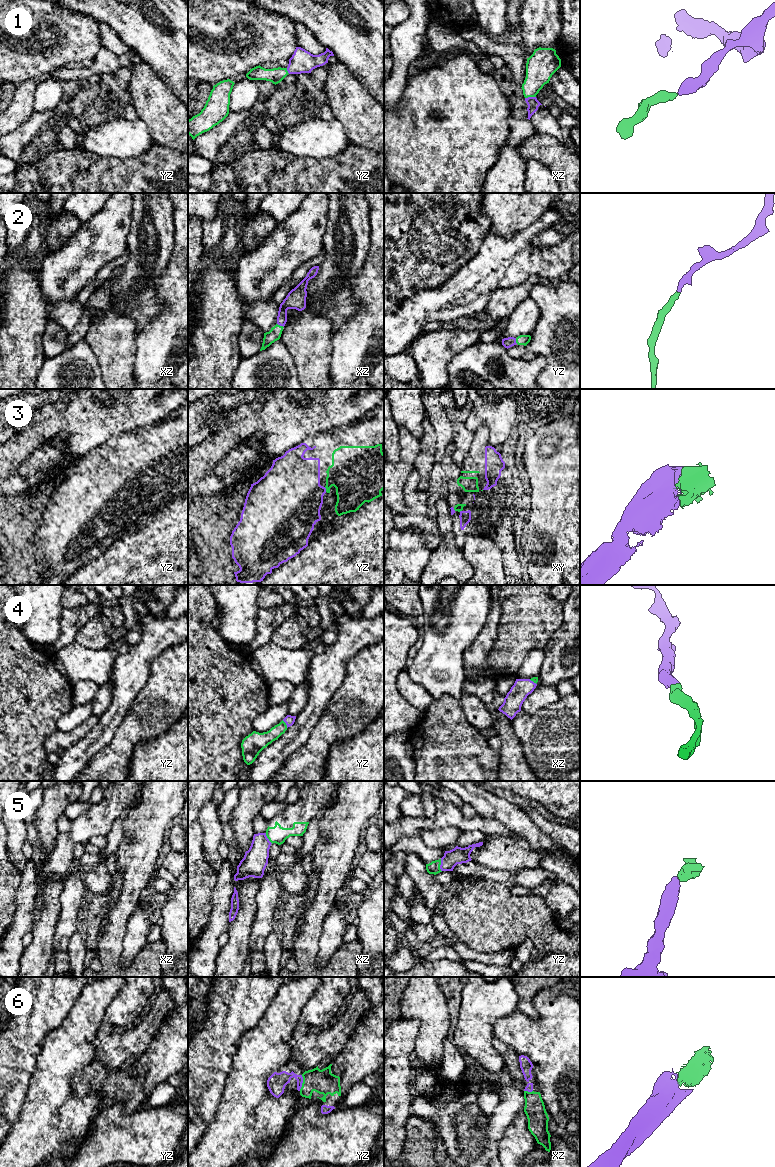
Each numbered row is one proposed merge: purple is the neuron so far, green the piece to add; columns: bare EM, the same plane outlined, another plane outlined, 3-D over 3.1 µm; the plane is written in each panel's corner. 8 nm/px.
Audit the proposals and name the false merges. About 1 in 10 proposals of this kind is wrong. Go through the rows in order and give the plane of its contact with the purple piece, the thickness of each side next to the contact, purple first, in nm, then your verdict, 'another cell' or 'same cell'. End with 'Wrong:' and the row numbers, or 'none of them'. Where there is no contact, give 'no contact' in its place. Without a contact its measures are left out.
1: meets purple in xz; 90 nm thick on the purple side, 220 nm on the other; same cell
2: meets purple in xz; 160 nm thick on the purple side, 100 nm on the other; same cell
3: meets purple in yz; 440 nm thick on the purple side, 360 nm on the other; same cell
4: meets purple in yz; 80 nm thick on the purple side, 130 nm on the other; same cell
5: meets purple in yz; 140 nm thick on the purple side, 100 nm on the other; same cell
6: meets purple in yz; 150 nm thick on the purple side, 190 nm on the other; same cell
Wrong: none of them

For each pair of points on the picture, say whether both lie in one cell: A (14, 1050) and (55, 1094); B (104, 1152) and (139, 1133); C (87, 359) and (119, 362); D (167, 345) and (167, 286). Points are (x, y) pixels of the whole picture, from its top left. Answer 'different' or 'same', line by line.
A: different
B: same
C: different
D: same

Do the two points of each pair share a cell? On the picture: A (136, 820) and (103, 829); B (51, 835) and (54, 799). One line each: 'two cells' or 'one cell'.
A: two cells
B: one cell

